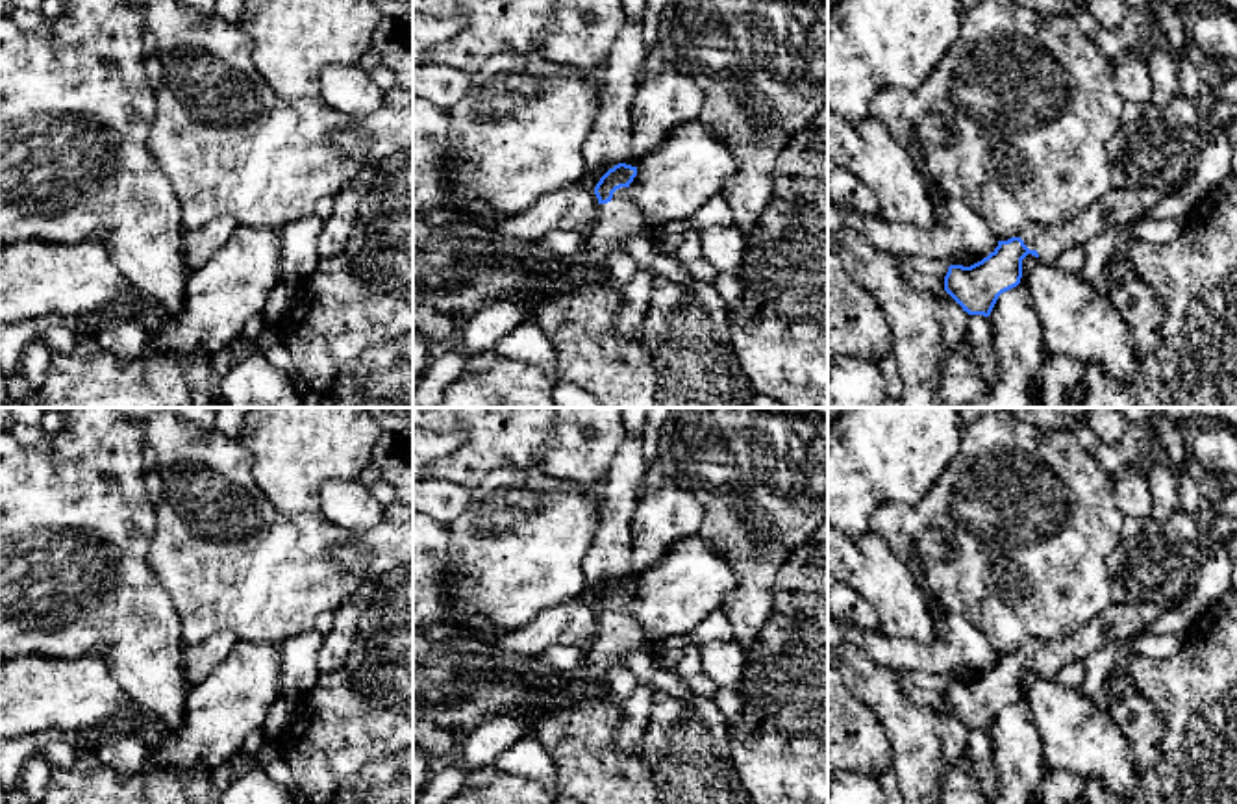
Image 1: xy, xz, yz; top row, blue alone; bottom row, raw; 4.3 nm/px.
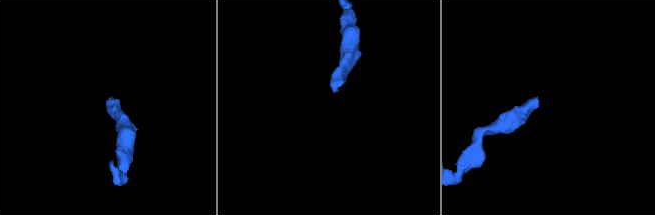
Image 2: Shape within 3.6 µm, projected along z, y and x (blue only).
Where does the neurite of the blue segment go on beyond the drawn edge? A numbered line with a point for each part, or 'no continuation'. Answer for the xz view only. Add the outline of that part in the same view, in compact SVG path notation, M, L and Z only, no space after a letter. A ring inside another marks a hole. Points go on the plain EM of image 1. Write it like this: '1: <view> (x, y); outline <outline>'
1: xz (619, 634); outline M620 602L607 619L598 619L598 632L589 645L581 674L609 691L607 676L624 667L626 654L650 652L652 647L631 617L628 602Z

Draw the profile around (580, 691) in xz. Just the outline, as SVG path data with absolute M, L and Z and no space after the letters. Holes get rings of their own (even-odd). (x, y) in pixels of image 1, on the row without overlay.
M572 672L570 682L563 687L563 697L557 700L557 708L581 708L581 706L596 706L606 700L613 700L611 691L596 685L587 676L580 672Z

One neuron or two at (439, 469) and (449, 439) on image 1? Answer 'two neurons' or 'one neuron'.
two neurons

